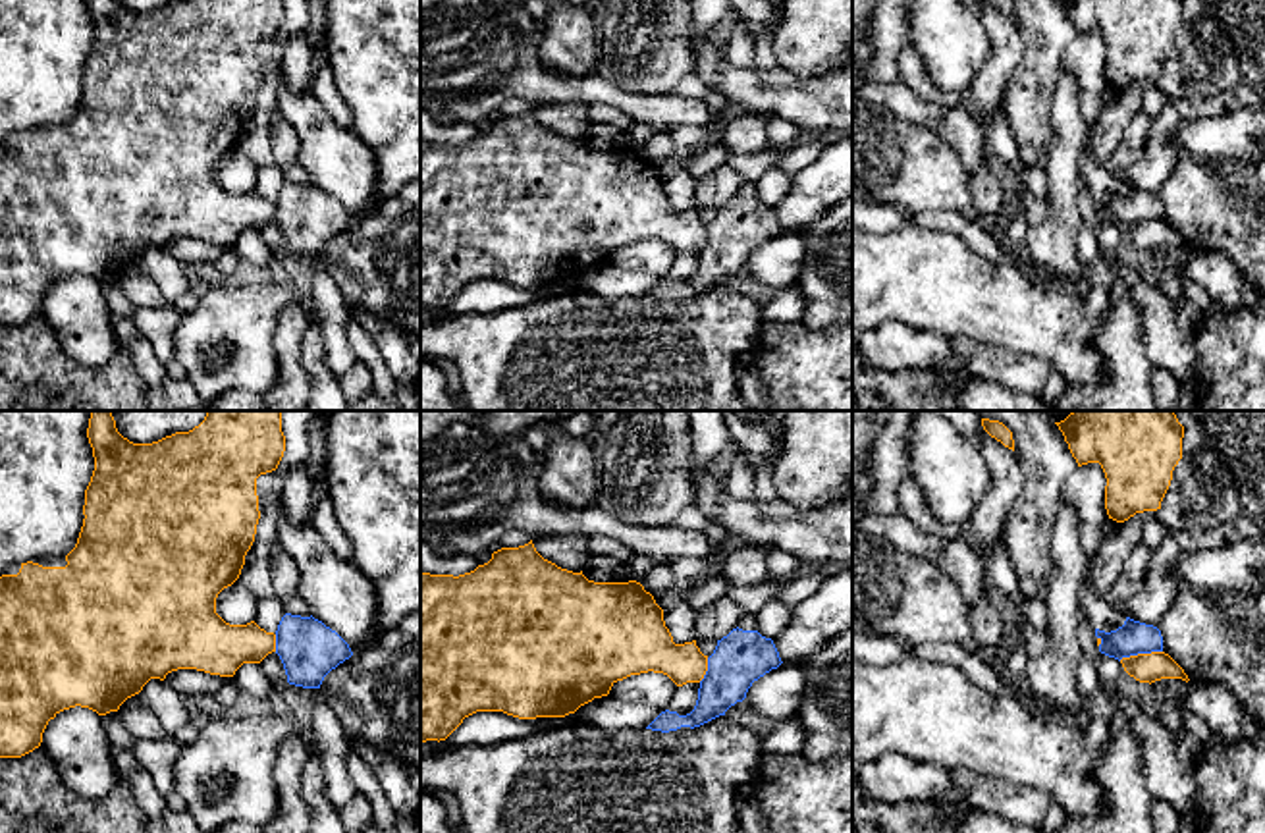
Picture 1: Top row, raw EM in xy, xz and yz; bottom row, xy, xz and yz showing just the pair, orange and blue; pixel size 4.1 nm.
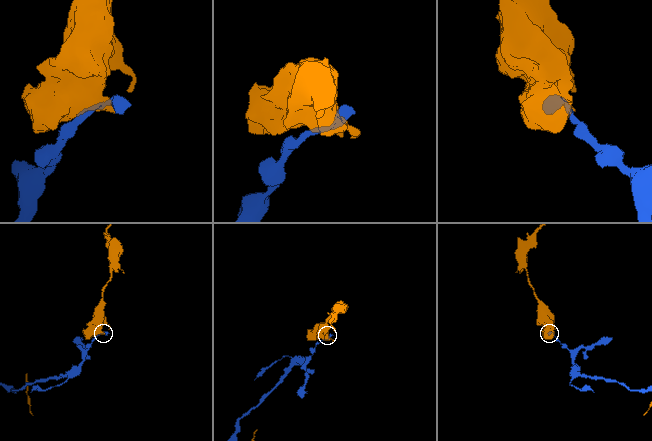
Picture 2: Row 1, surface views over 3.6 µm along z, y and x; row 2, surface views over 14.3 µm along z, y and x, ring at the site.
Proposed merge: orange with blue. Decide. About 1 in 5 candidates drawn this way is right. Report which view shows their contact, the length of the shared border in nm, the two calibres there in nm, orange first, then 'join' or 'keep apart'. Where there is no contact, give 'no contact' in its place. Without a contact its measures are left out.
yz | 190 nm | 130/140 nm | keep apart

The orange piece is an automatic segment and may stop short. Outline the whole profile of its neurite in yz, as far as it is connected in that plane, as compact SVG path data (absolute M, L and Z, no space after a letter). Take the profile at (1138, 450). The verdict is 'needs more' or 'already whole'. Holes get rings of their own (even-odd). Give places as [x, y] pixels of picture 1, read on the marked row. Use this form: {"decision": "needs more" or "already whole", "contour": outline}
{"decision": "already whole", "contour": "M1072 411L1055 424L1078 467L1101 465L1109 519L1161 509L1182 459L1184 426L1172 411Z"}

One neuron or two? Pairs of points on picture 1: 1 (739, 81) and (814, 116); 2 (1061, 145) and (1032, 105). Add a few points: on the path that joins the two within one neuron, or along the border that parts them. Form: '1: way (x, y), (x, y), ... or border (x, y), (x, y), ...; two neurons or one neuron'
1: way (758, 93), (795, 99); one neuron
2: border (1055, 91), (1051, 107), (1053, 141), (1038, 159); two neurons

